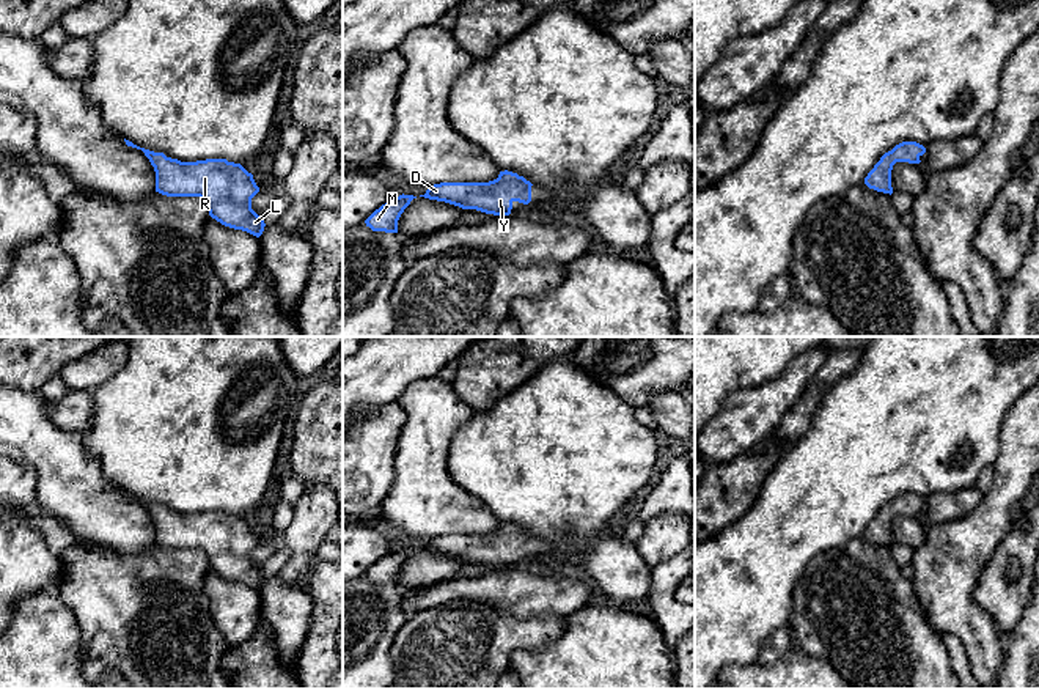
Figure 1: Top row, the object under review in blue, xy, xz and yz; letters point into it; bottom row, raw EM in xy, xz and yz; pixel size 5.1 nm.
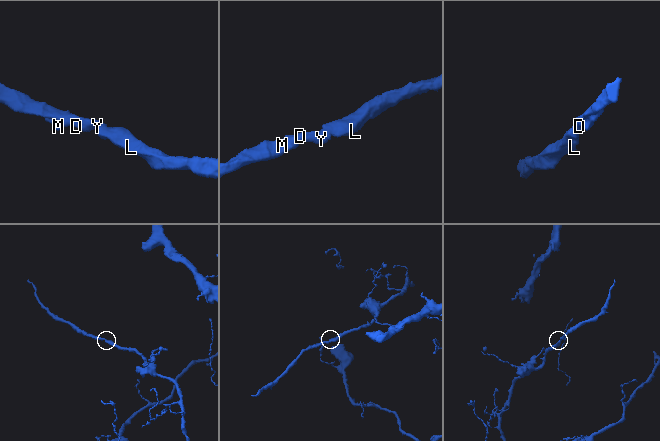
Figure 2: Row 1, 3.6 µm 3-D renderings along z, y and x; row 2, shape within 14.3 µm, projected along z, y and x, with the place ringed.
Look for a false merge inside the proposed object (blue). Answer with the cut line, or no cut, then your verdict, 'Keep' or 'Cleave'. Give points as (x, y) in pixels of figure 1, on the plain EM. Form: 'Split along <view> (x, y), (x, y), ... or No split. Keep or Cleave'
No split. Keep

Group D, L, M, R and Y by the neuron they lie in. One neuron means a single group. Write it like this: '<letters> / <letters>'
D L M R Y

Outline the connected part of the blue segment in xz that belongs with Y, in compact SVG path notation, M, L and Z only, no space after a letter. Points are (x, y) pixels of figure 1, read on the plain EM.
M500 524L489 535L440 535L429 538L424 551L445 554L462 562L476 562L494 568L509 568L512 555L531 554L531 535L512 524Z

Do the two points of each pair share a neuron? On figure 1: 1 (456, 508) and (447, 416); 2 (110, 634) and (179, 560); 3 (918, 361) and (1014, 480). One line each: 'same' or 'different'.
1: same
2: same
3: different

